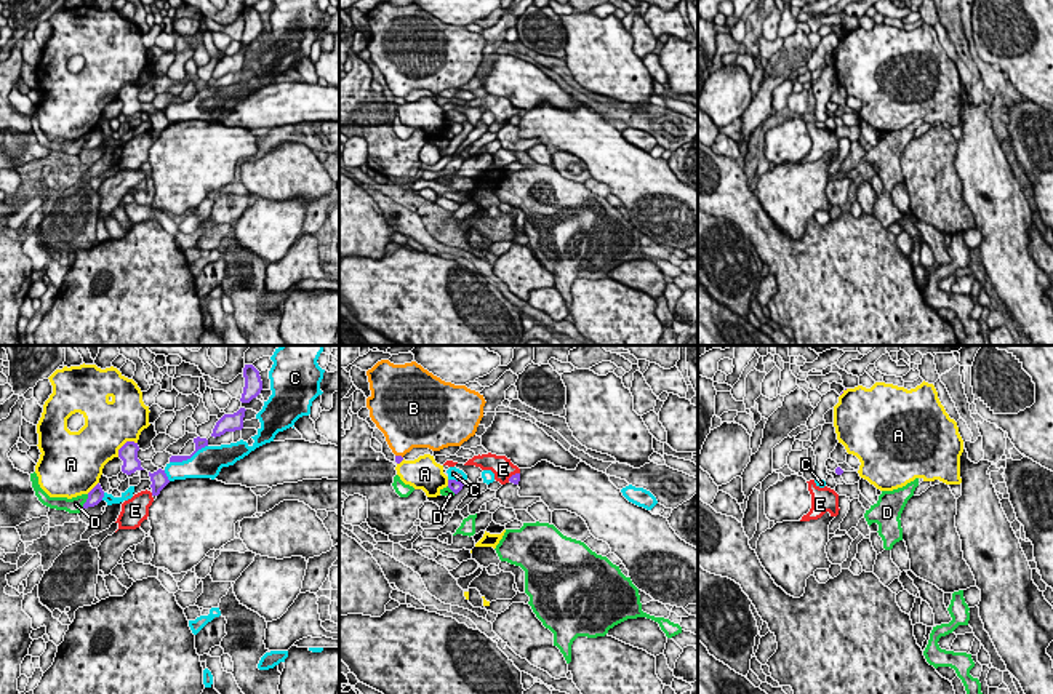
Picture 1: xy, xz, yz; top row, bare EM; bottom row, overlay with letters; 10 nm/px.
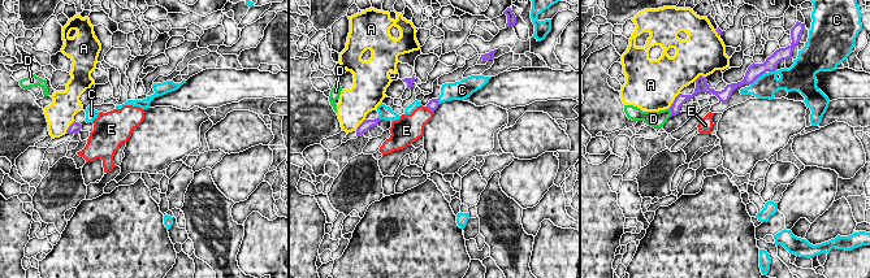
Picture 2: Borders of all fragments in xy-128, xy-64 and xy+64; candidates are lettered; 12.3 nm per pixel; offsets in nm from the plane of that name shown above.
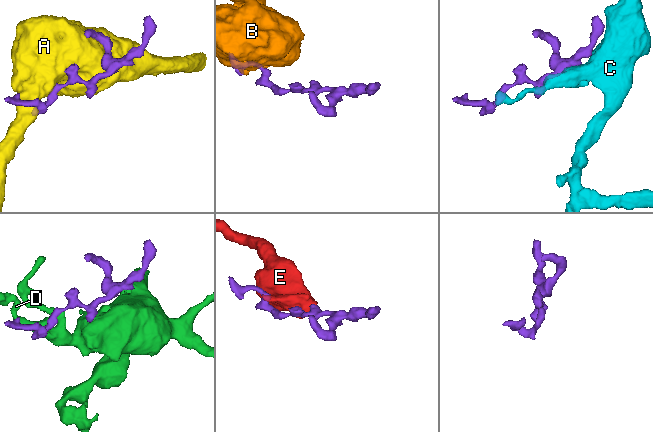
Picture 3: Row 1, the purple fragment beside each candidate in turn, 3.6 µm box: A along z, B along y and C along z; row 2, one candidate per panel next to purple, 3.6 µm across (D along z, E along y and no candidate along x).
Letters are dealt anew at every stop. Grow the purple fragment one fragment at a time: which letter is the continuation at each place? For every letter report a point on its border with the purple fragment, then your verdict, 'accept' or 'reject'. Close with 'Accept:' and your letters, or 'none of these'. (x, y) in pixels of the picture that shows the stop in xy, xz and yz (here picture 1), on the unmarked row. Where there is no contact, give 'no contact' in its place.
A: meets purple in xy at (124, 87); reject
B: meets purple in xz at (399, 98); reject
C: meets purple in xy at (188, 99); reject
D: meets purple in xy at (87, 143); reject
E: meets purple in xz at (512, 117); reject
Accept: none of these

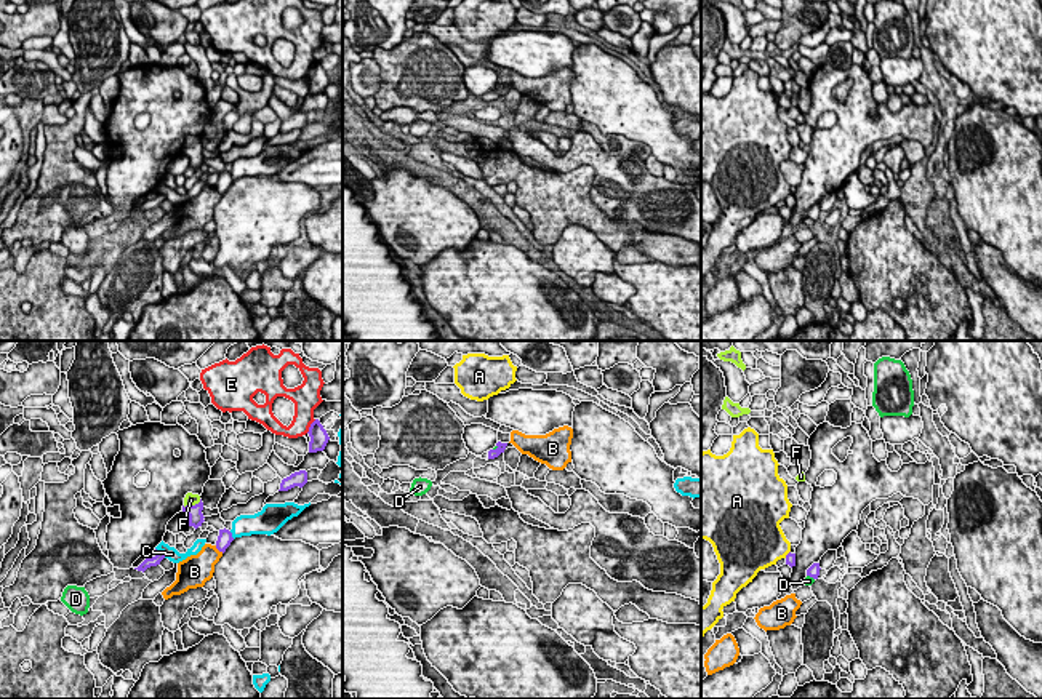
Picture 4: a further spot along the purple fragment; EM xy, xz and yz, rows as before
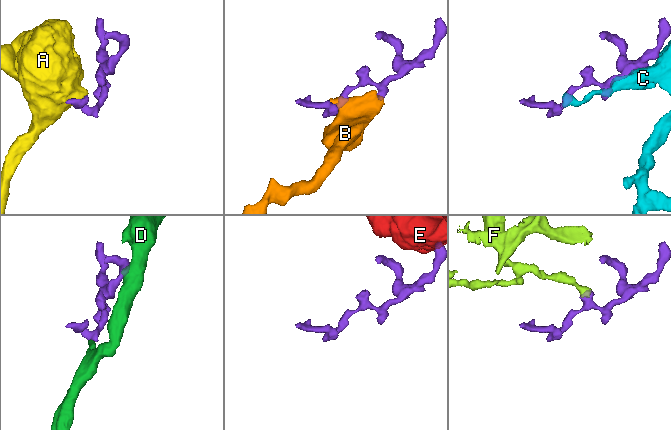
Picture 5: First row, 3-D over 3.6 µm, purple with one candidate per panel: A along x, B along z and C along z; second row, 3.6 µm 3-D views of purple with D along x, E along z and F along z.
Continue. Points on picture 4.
A: meets purple in yz at (788, 195); reject
B: meets purple in xy at (220, 192); reject
C: meets purple in xy at (162, 194); reject
D: meets purple in yz at (810, 218); reject
E: meets purple in xy at (311, 67); reject
F: meets purple in xy at (191, 147); accept
Accept: F

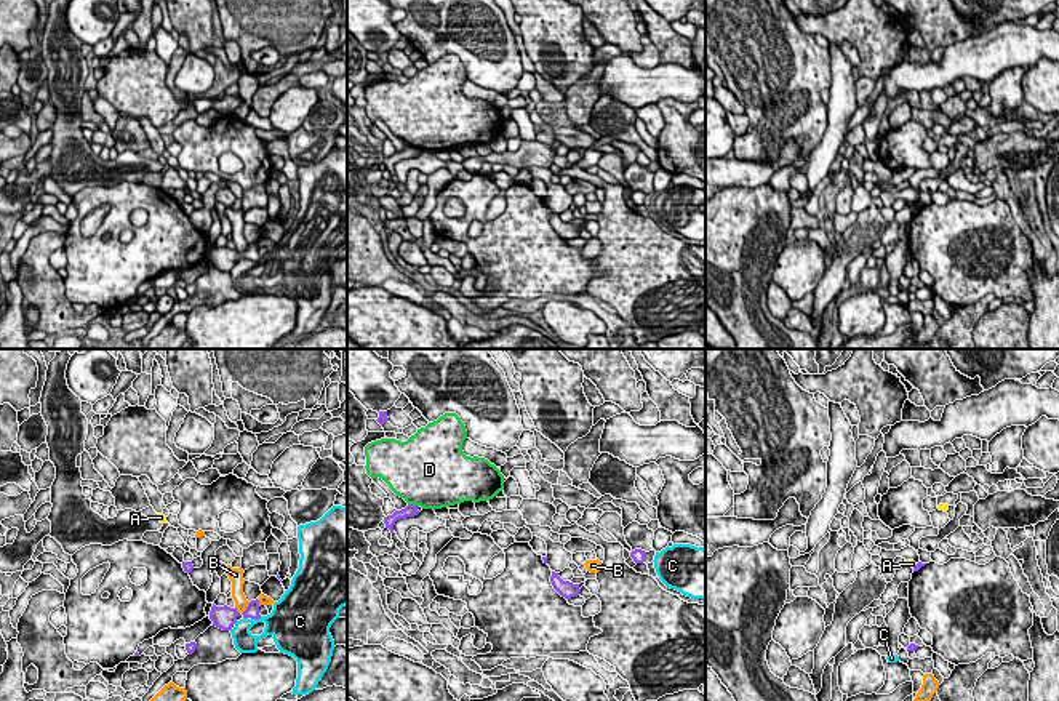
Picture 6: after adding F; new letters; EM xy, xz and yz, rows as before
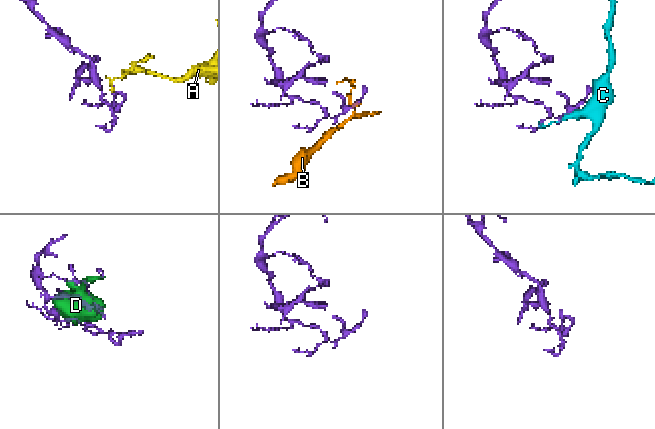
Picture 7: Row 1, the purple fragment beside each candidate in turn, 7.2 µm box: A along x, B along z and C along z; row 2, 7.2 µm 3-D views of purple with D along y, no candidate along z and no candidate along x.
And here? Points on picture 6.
A: meets purple in yz at (915, 207); reject
B: meets purple in xy at (247, 250); reject
C: meets purple in xy at (258, 260); reject
D: meets purple in xz at (413, 146); reject
Accept: none of these

